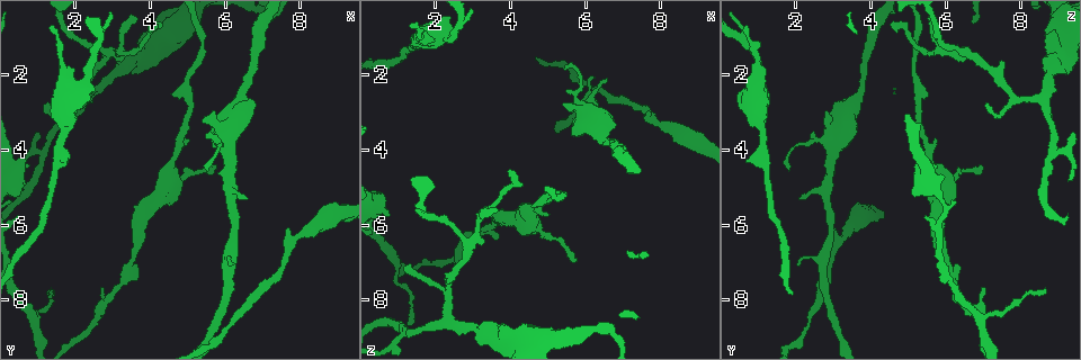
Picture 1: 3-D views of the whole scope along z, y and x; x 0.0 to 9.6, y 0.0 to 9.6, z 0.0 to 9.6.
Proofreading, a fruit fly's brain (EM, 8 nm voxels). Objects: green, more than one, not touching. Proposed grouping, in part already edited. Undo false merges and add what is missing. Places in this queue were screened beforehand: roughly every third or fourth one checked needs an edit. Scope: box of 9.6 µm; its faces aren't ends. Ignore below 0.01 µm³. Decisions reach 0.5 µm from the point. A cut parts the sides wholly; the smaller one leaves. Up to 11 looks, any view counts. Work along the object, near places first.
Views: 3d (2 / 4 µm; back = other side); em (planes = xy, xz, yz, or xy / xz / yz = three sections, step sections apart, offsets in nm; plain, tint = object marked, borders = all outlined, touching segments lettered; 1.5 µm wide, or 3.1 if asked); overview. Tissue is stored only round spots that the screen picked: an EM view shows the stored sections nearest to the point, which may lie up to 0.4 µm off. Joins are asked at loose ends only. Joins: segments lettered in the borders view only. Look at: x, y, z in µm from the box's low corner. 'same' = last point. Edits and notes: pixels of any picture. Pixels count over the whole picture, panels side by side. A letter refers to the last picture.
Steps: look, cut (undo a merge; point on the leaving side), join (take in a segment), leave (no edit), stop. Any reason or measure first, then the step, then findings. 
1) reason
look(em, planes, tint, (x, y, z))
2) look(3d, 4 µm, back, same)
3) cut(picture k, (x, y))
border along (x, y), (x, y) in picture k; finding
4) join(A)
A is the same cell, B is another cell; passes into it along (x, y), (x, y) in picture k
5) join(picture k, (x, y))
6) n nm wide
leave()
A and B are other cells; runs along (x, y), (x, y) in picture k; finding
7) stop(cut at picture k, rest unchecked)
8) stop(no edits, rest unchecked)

thin end
look(3d, 2 µm, (1.40, 0.75, 0.70))

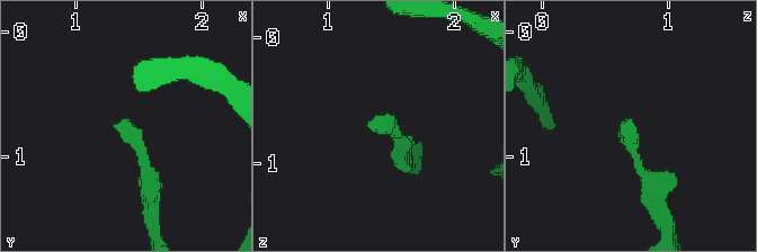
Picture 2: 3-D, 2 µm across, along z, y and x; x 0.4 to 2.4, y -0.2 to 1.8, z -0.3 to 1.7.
look(em, planes, borders, (1.32, 0.74, 0.70))

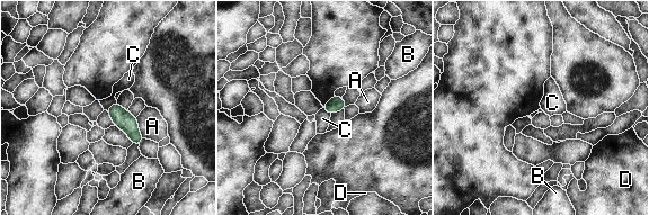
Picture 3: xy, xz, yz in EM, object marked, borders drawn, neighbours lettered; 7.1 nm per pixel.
leave()
A, B, C and D are other cells; border along (116, 100), (106, 110) in picture 3; no lettered segment goes on from it

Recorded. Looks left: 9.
three arms meet
look(3d, 4 µm, (1.15, 3.95, 8.80))

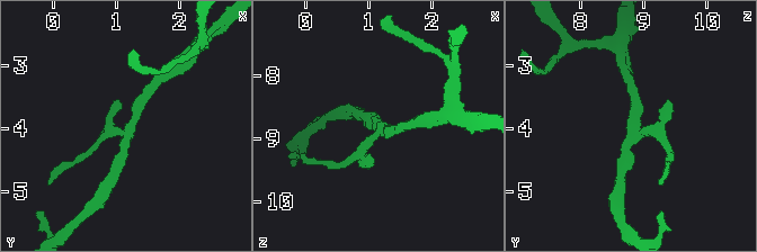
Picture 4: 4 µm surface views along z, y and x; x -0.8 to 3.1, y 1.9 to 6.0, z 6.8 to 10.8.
now the EM
look(em, xy, step 4, tint, (1.20, 4.00, 8.85))

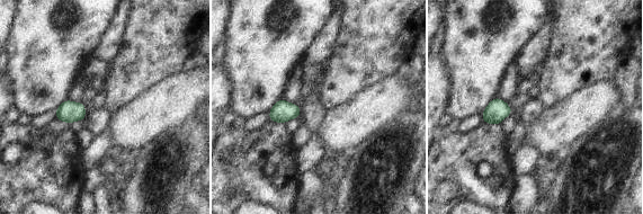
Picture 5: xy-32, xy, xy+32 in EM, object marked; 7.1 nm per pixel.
another direction
look(em, planes, borders, same)

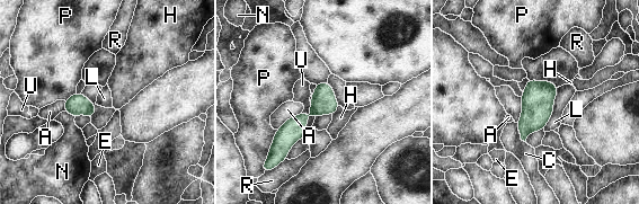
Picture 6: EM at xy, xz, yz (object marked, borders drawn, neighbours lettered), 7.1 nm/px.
L touches over 320 nm
leave()
A, C, E, H, L, N, P, R and U are other cells; border along (302, 112), (309, 116), (305, 127) in picture 6; all the same cell

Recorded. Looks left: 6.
three arms meet
look(em, planes, borders, (0.95, 8.50, 6.90))

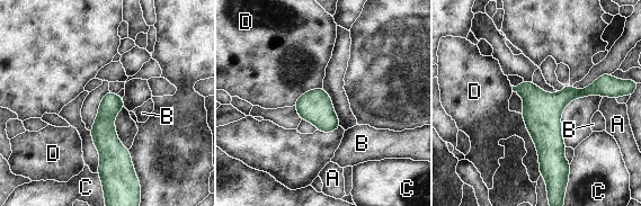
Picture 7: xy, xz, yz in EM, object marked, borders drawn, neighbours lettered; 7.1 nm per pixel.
leave()
A, B, C and D are other cells; runs along (601, 80), (549, 113), (545, 175) in picture 7; continuous, no second cell

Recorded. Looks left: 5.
calibre changes
look(em, yz, step 4, tint, (8.15, 6.20, 3.40))

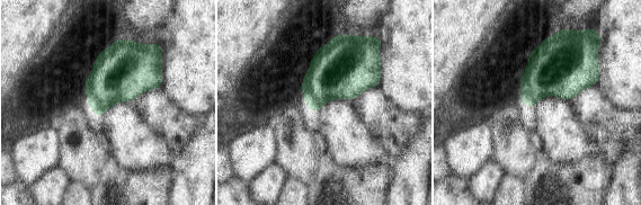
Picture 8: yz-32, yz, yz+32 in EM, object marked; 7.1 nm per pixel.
cut it another way
look(em, planes, borders, same)

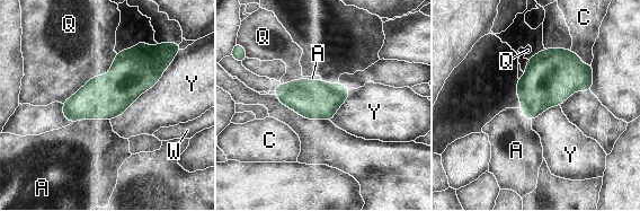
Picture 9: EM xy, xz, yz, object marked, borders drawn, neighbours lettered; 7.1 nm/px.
leave()
A, C, Q, W and Y are other cells; continuous, no second cell

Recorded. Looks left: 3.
stop(no edits, rest unchecked)

